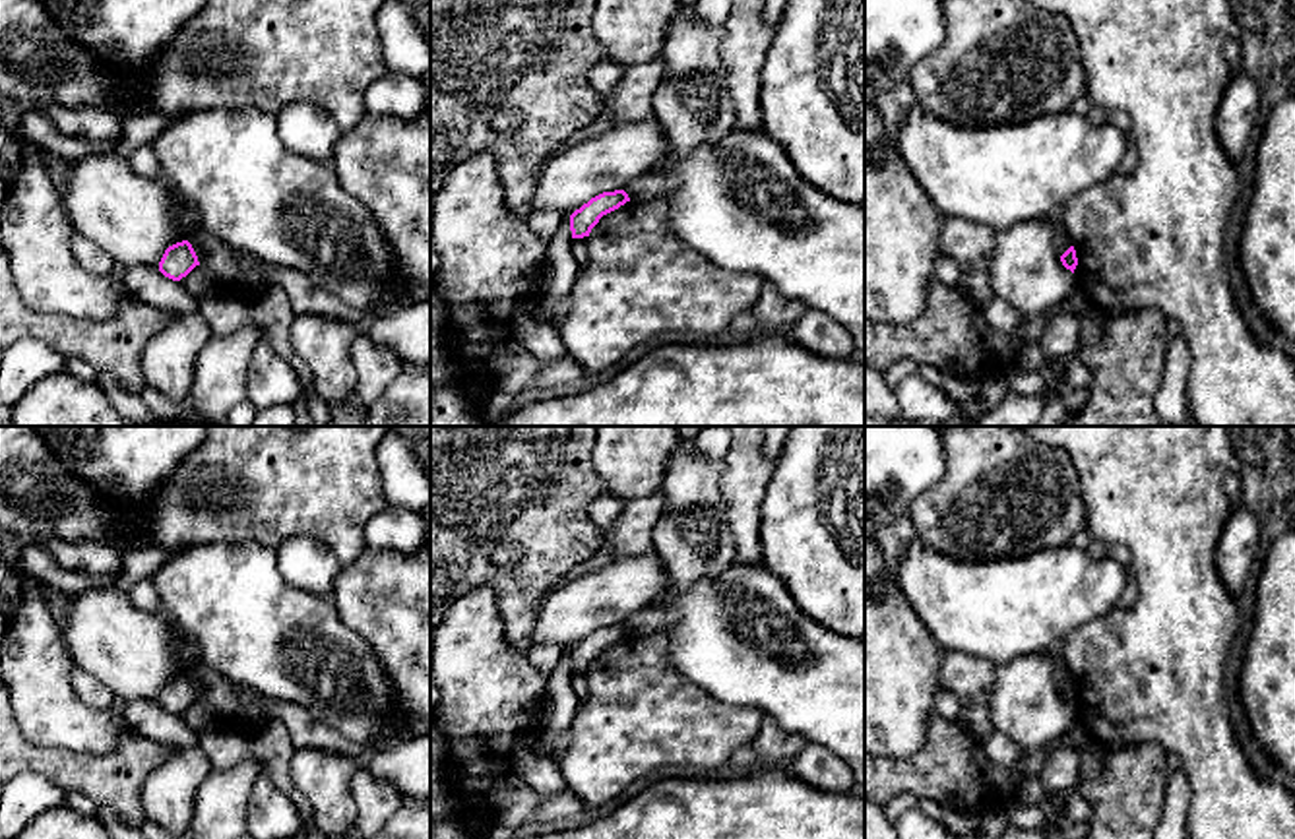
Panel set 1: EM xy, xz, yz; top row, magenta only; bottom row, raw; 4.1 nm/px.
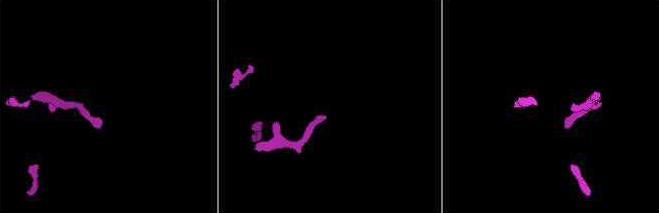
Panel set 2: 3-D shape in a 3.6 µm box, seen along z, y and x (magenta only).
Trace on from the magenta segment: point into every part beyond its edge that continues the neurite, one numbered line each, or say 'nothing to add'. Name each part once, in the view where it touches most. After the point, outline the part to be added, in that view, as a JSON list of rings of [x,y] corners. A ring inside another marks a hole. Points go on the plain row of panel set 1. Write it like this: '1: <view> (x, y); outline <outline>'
nothing to add

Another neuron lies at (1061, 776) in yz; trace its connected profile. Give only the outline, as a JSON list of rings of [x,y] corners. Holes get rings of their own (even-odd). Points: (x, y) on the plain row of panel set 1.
[[[1055,744],[1045,760],[1039,775],[1043,785],[1043,796],[1051,796],[1057,802],[1068,802],[1080,787],[1080,752],[1064,744]]]

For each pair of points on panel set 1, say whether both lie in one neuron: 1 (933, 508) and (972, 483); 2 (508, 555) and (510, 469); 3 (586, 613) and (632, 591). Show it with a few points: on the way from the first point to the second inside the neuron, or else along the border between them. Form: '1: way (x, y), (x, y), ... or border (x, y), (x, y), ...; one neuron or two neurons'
1: way (943, 508), (962, 493); one neuron
2: border (522, 553), (512, 566), (493, 568), (489, 564); two neurons
3: way (598, 601), (621, 591); one neuron

